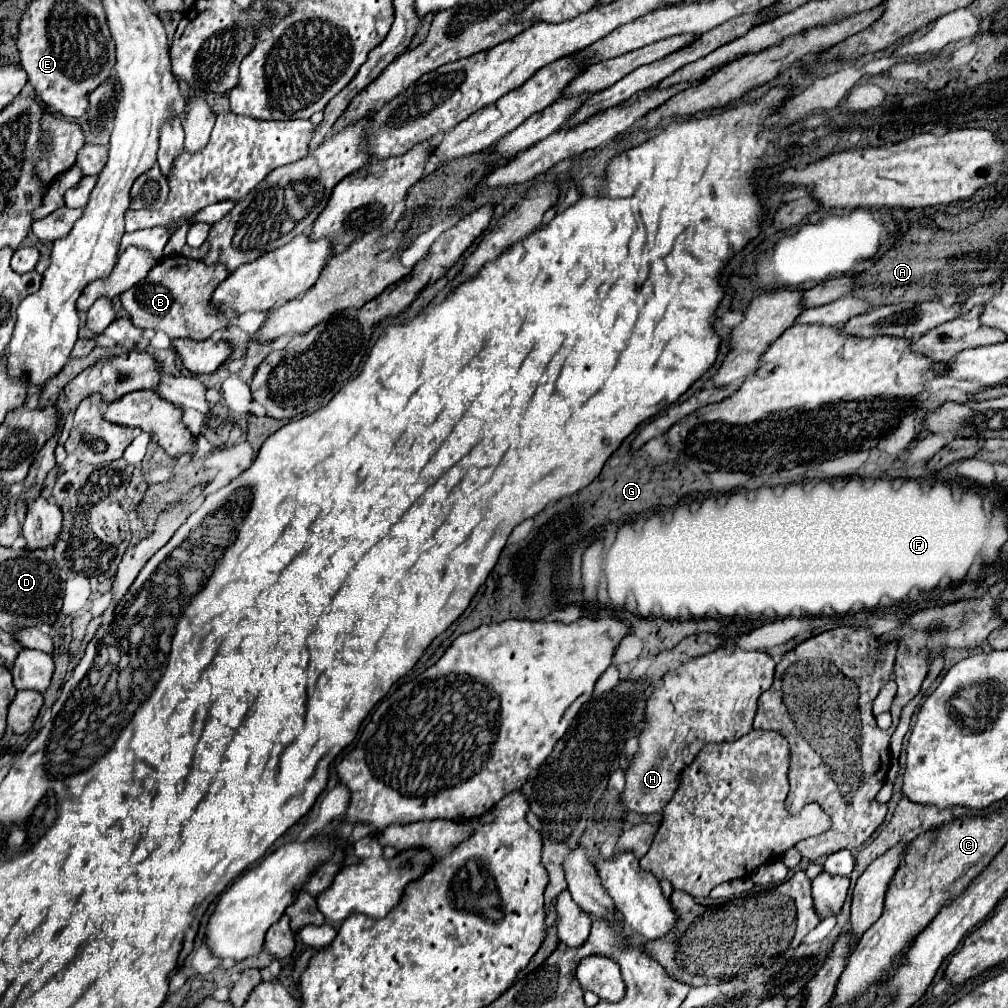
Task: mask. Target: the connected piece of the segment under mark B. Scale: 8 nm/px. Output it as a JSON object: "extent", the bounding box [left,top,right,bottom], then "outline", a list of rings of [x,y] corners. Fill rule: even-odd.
{"extent":[119,256,237,340],"outline":[[[169,256],[161,258],[155,268],[135,286],[125,290],[119,298],[123,308],[129,312],[131,322],[145,330],[163,330],[169,338],[191,338],[191,340],[207,340],[215,330],[227,326],[227,322],[237,316],[233,312],[217,312],[209,306],[209,298],[219,282],[229,276],[223,264],[205,266],[199,260],[191,260],[185,256]]]}

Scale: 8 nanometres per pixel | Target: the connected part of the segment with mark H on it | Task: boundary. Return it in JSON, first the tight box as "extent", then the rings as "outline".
{"extent":[621,648,775,814],"outline":[[[717,648],[705,656],[693,658],[691,662],[679,666],[673,674],[665,674],[663,684],[647,700],[645,722],[641,724],[639,732],[639,750],[625,768],[627,784],[621,792],[621,804],[625,806],[625,810],[637,814],[661,812],[661,808],[675,794],[683,768],[695,760],[703,746],[733,742],[749,734],[753,730],[757,698],[769,688],[769,684],[773,682],[773,674],[775,664],[769,654],[761,650],[747,652],[741,648]]]}

